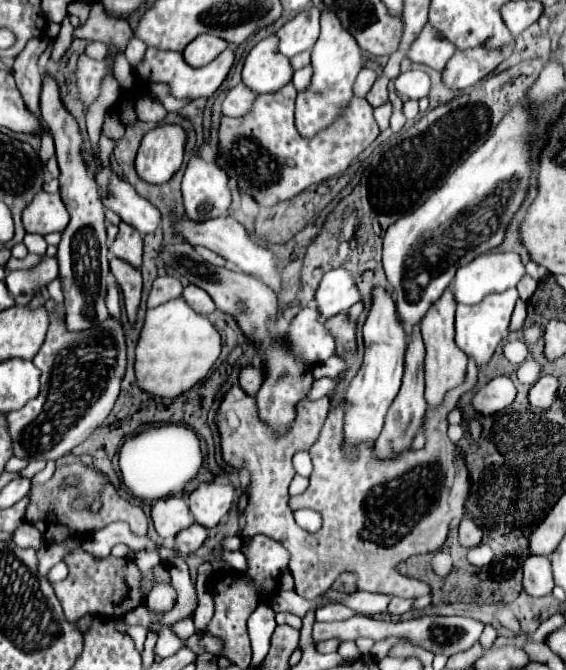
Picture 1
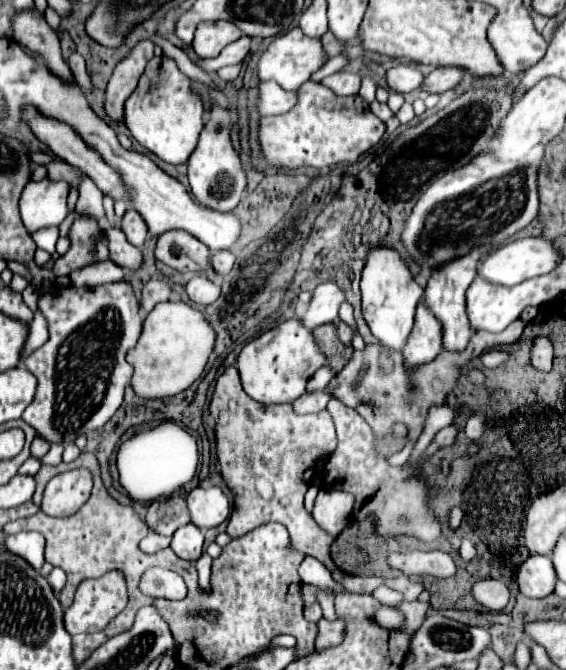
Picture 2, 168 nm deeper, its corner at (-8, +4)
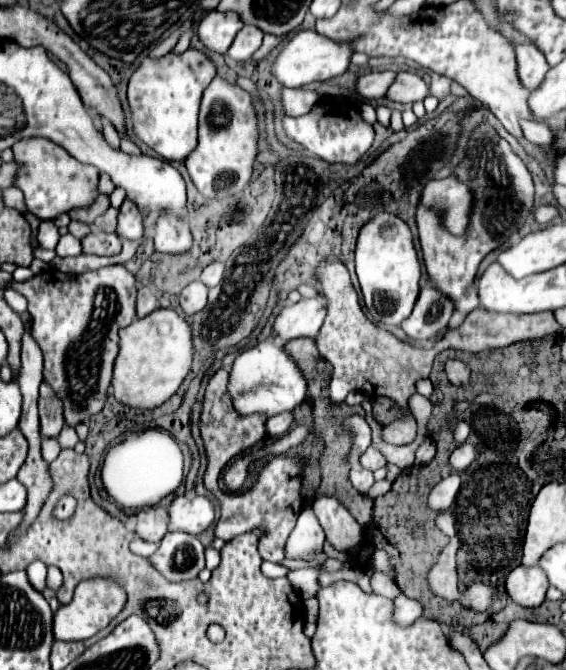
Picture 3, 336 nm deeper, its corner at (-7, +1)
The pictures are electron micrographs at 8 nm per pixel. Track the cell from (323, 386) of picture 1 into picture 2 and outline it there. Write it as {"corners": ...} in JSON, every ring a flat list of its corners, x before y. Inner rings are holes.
{"corners":[[316,390,316,392,306,392,298,400,294,400,294,412,296,414,310,414,326,408,330,400,330,394,326,390]]}

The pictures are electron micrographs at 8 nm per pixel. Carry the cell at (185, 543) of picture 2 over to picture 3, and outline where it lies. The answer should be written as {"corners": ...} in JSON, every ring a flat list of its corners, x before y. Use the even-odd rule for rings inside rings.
{"corners":[[183,531,167,533,149,561,169,581,189,581,205,569,201,541]]}

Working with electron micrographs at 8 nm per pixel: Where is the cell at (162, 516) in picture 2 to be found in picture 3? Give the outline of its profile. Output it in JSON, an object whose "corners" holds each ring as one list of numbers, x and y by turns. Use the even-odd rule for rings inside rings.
{"corners":[[149,507,141,509,135,515,135,535,141,537,143,541,161,541,163,535,167,533,167,509,163,507]]}

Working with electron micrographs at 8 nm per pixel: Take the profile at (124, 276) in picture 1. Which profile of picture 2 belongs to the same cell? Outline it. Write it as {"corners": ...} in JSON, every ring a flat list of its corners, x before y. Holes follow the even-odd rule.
{"corners":[[118,228,106,230,106,238,108,238,108,248,110,248,110,260,114,264,128,270,138,270,142,266,142,252,126,240,122,230]]}

